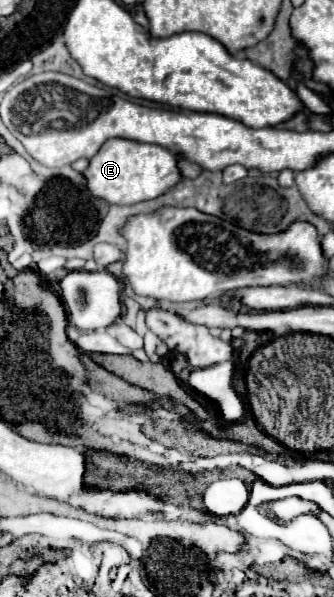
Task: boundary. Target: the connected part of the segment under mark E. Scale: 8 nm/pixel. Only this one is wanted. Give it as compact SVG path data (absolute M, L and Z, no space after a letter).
M111 138L105 142L105 146L101 146L101 150L89 160L89 168L83 172L83 176L87 178L87 188L93 196L117 206L129 206L159 198L183 178L173 152L157 144L129 142L123 138Z

